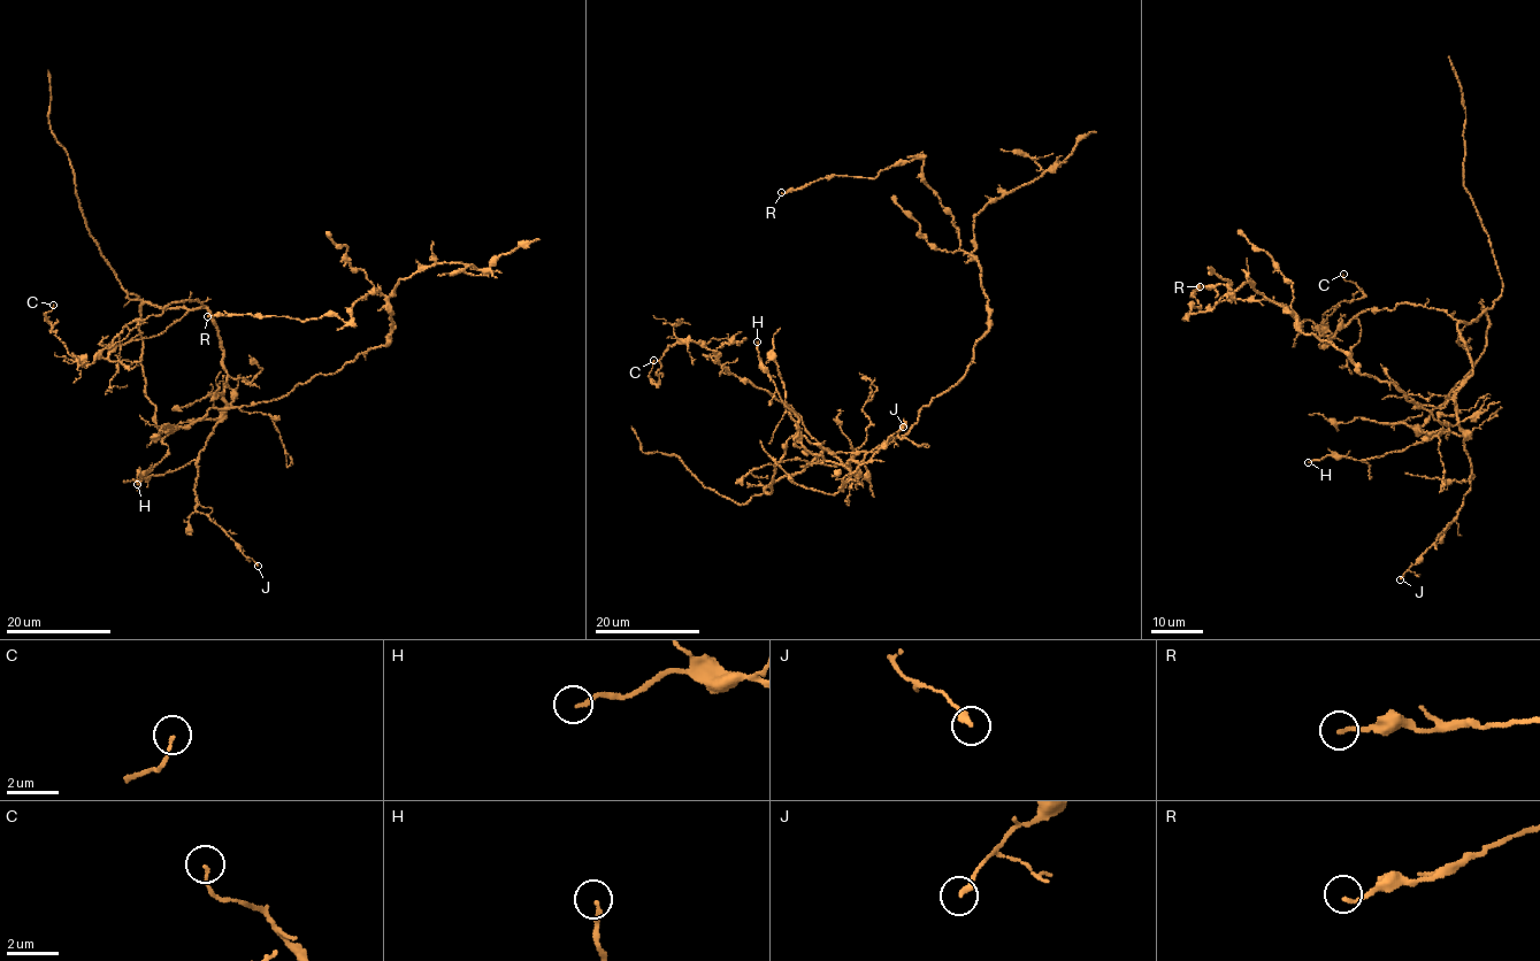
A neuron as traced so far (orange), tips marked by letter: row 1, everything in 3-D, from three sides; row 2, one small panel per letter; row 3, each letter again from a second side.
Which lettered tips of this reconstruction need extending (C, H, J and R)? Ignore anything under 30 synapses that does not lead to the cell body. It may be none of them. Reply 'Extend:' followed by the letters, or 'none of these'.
Extend: none of these

